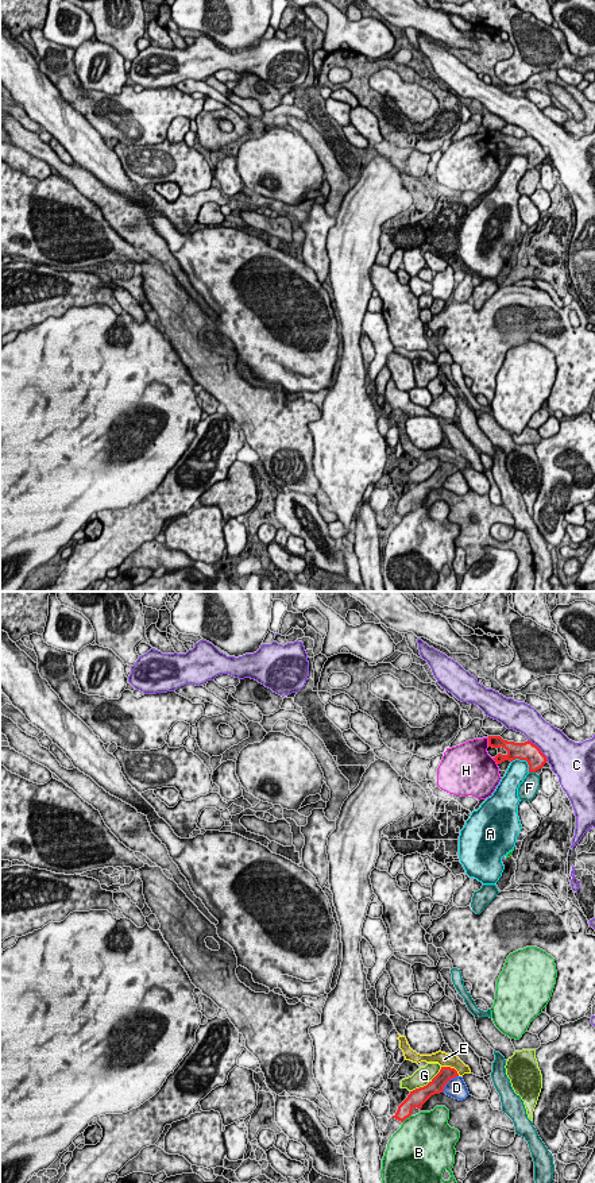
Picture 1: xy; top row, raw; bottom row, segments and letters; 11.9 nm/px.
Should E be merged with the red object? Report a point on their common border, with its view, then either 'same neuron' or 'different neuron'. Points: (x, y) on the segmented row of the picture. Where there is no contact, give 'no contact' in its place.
meets red in xy at (449, 1067); different neuron

